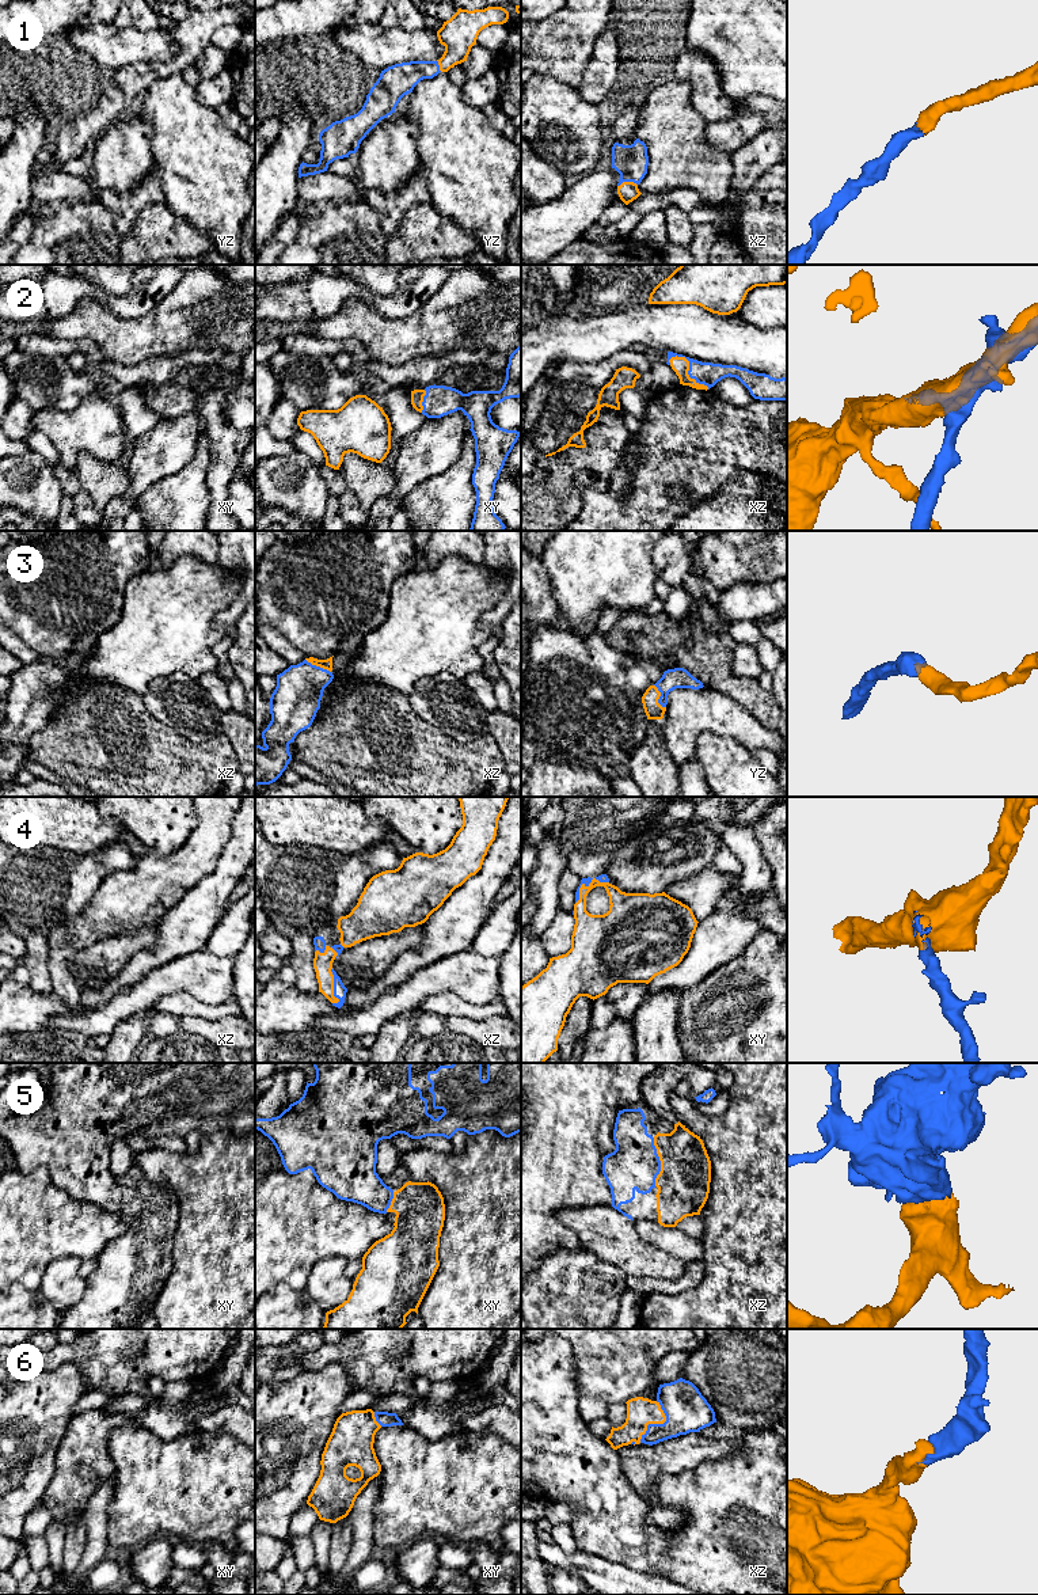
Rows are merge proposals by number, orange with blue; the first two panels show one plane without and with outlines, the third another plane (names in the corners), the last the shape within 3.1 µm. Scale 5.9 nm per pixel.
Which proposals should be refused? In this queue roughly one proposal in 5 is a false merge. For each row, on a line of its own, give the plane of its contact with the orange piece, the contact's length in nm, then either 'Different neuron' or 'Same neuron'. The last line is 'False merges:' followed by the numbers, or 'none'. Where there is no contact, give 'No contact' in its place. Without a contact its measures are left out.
1: Touches orange in xz. Shared border 120 nm. Same neuron
2: Touches orange in xz. Shared border 300 nm. Different neuron
3: Touches orange in xz. Shared border 170 nm. Same neuron
4: Touches orange in xy. Shared border 240 nm. Same neuron
5: Touches orange in xz. Shared border 280 nm. Same neuron
6: Touches orange in xz. Shared border 280 nm. Same neuron
False merges: 2

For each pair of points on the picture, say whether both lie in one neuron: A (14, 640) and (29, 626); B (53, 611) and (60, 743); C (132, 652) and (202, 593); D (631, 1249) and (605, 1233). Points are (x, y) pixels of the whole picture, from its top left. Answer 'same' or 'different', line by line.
A: different
B: different
C: same
D: same

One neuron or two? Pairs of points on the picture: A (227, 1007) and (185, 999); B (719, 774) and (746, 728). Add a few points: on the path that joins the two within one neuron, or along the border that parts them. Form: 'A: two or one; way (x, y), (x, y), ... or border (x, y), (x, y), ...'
A: one; way (216, 1010), (196, 1009)
B: two; border (707, 730), (733, 737), (749, 749)

